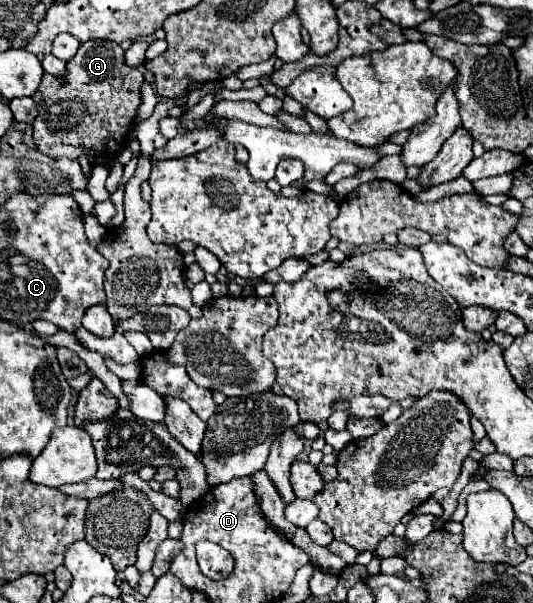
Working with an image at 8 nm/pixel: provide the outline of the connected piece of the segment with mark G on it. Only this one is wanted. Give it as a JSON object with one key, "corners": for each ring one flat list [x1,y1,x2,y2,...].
{"corners":[[90,40,84,42,78,54,66,64,64,76,44,74,42,84,34,92,34,102,38,106,38,116,32,122,34,142,40,152,48,156,70,156,78,158,84,148,94,148,98,152,118,152,126,148,128,134,136,122,136,108,140,106,140,86,144,84,144,74,138,68,130,68,124,62,124,50,120,44,110,40]]}

